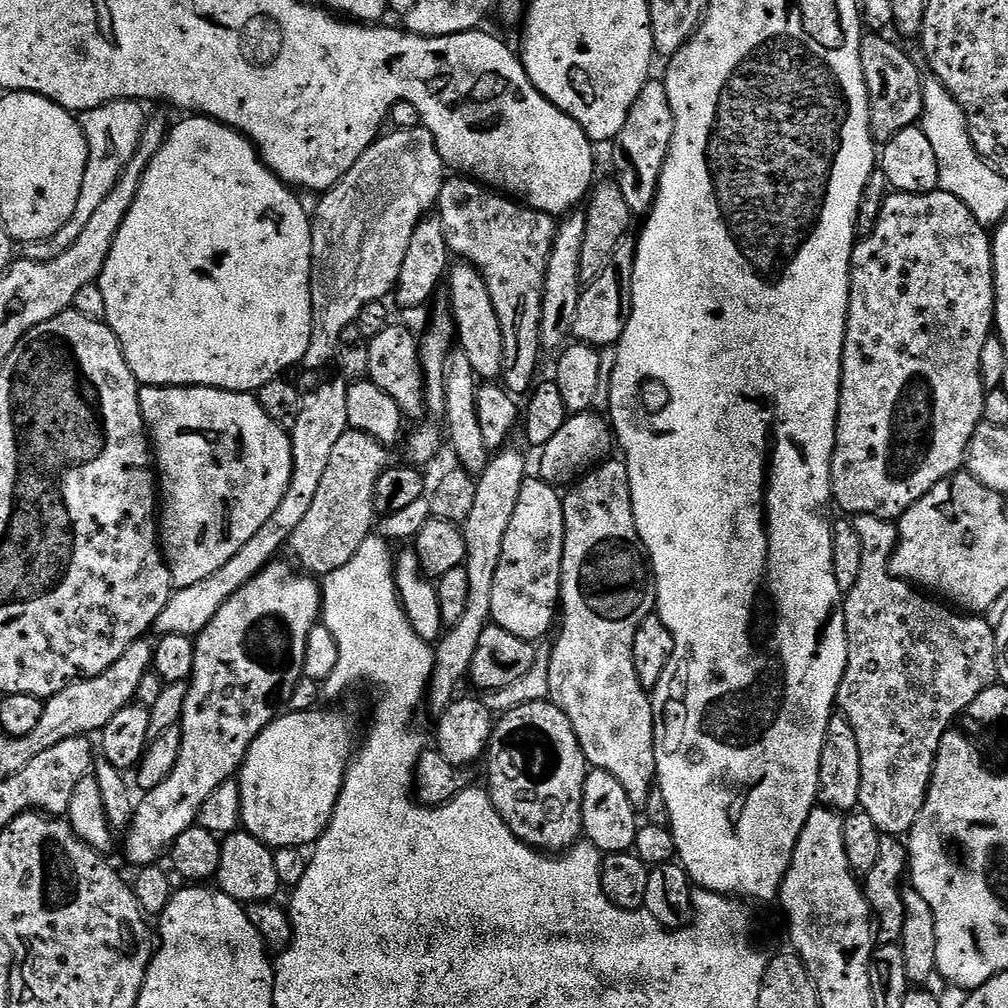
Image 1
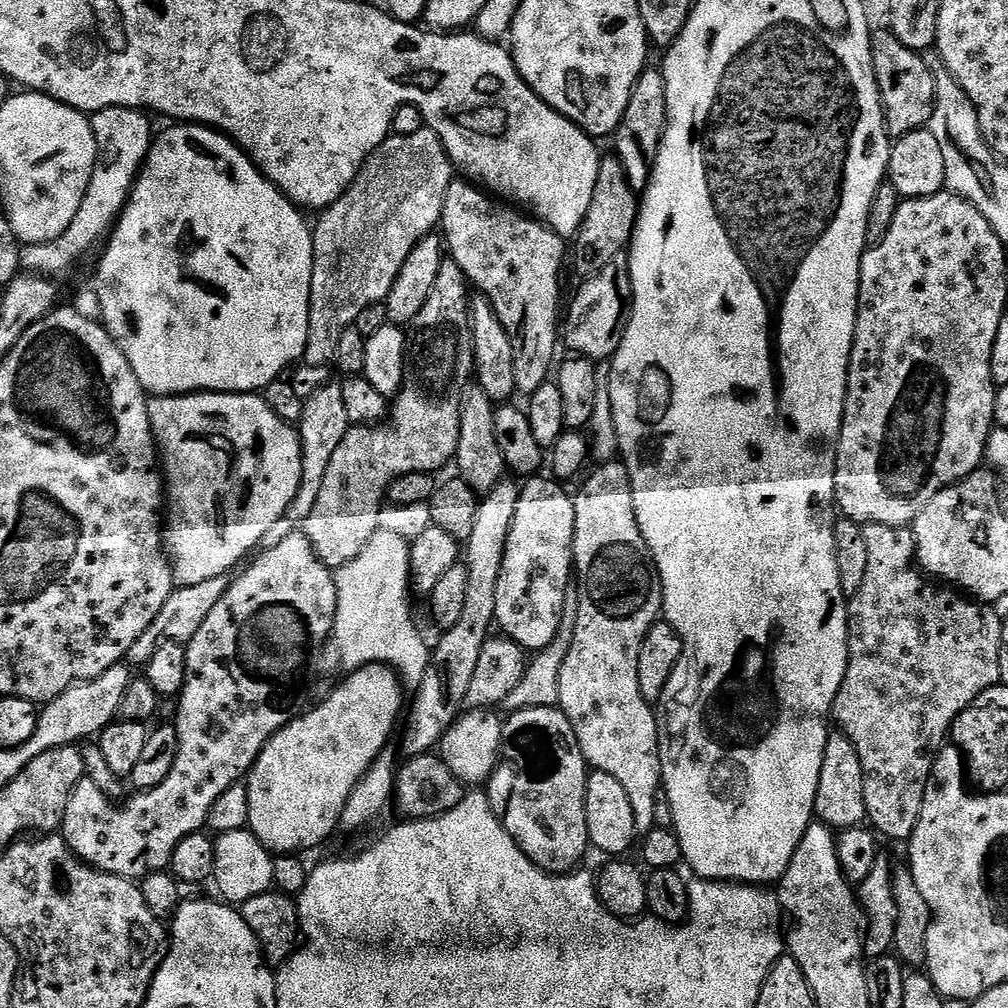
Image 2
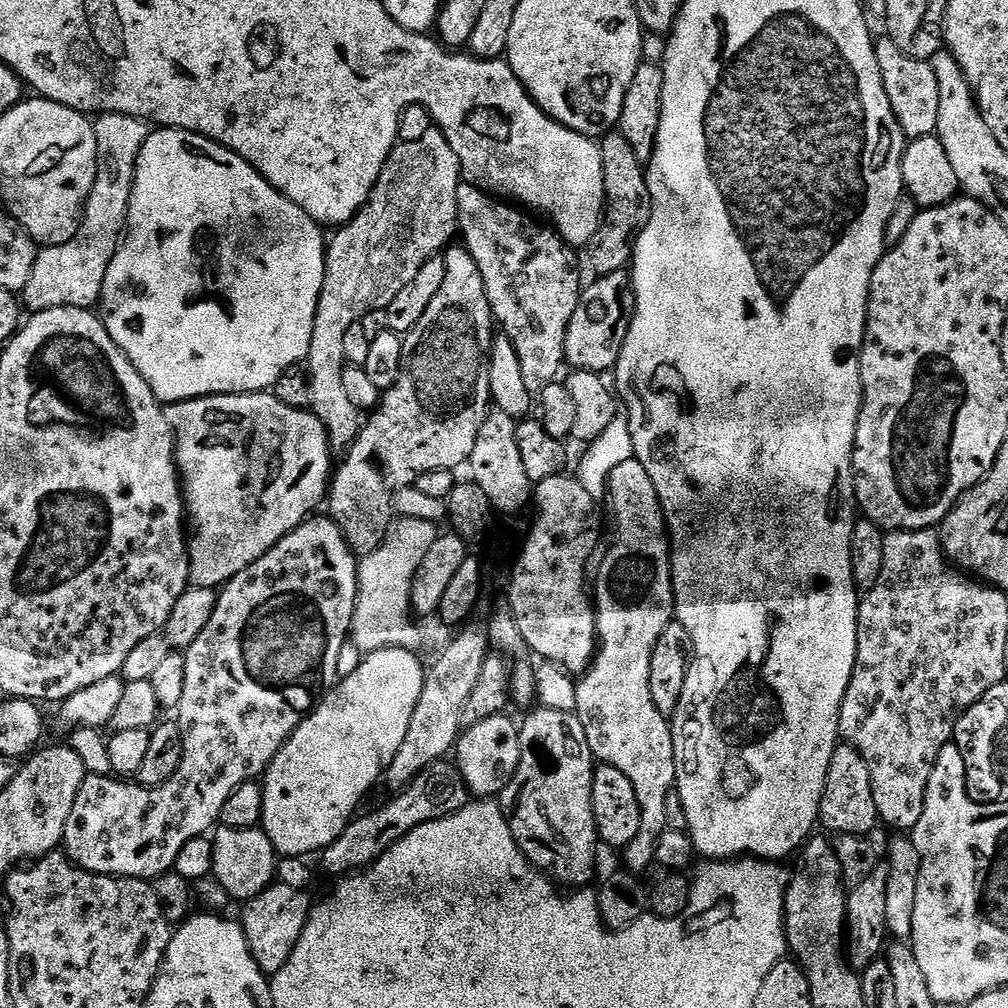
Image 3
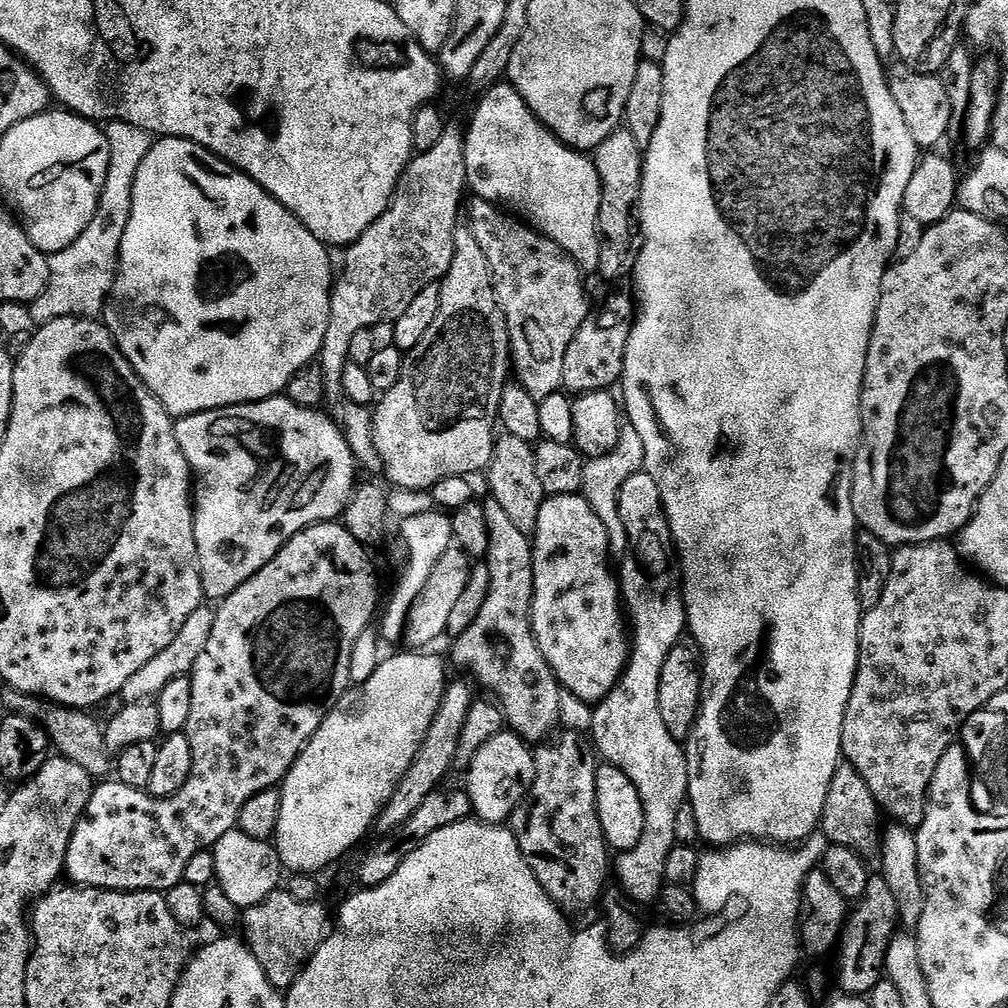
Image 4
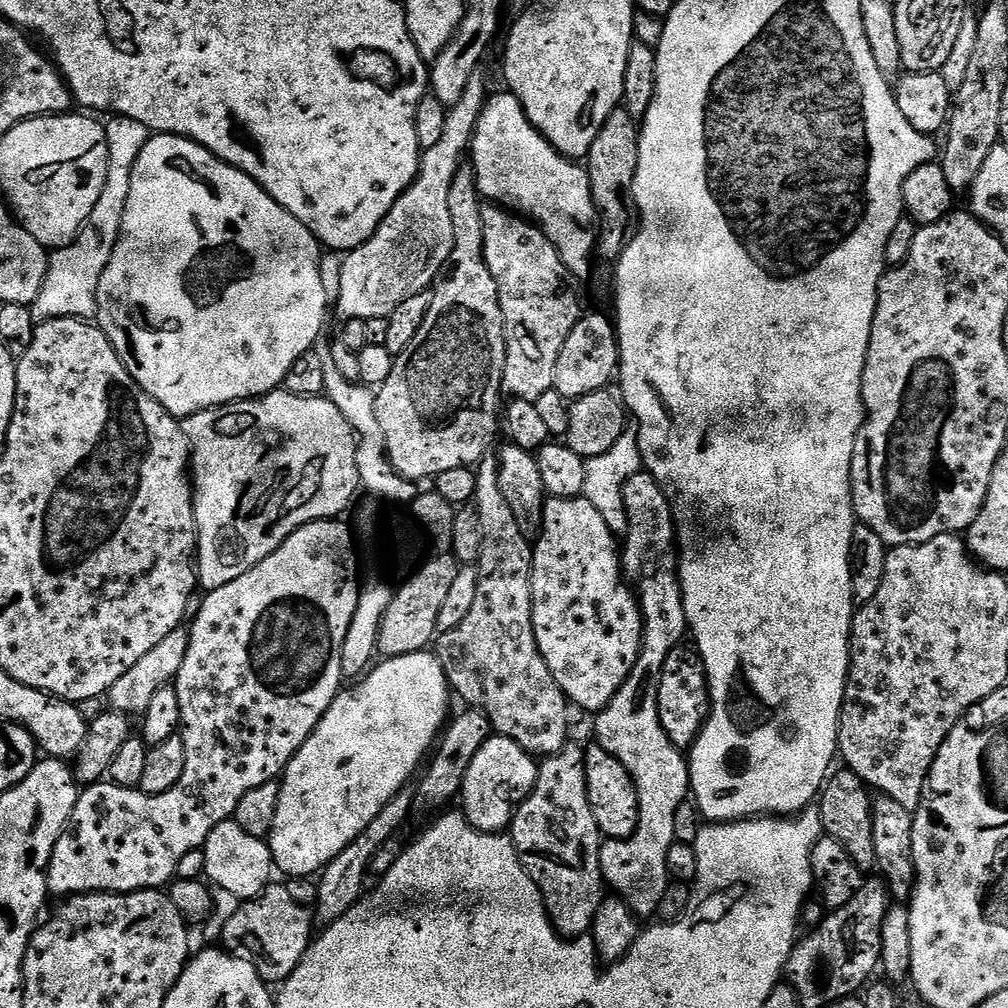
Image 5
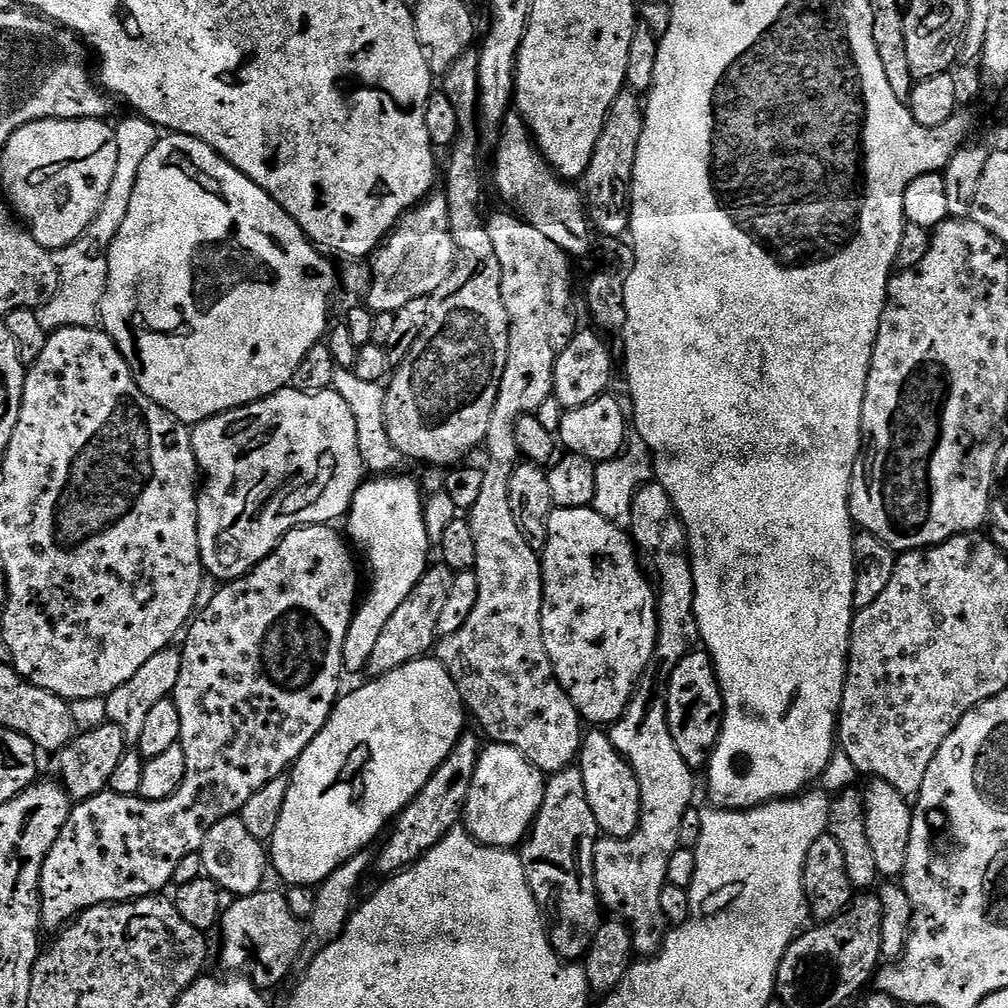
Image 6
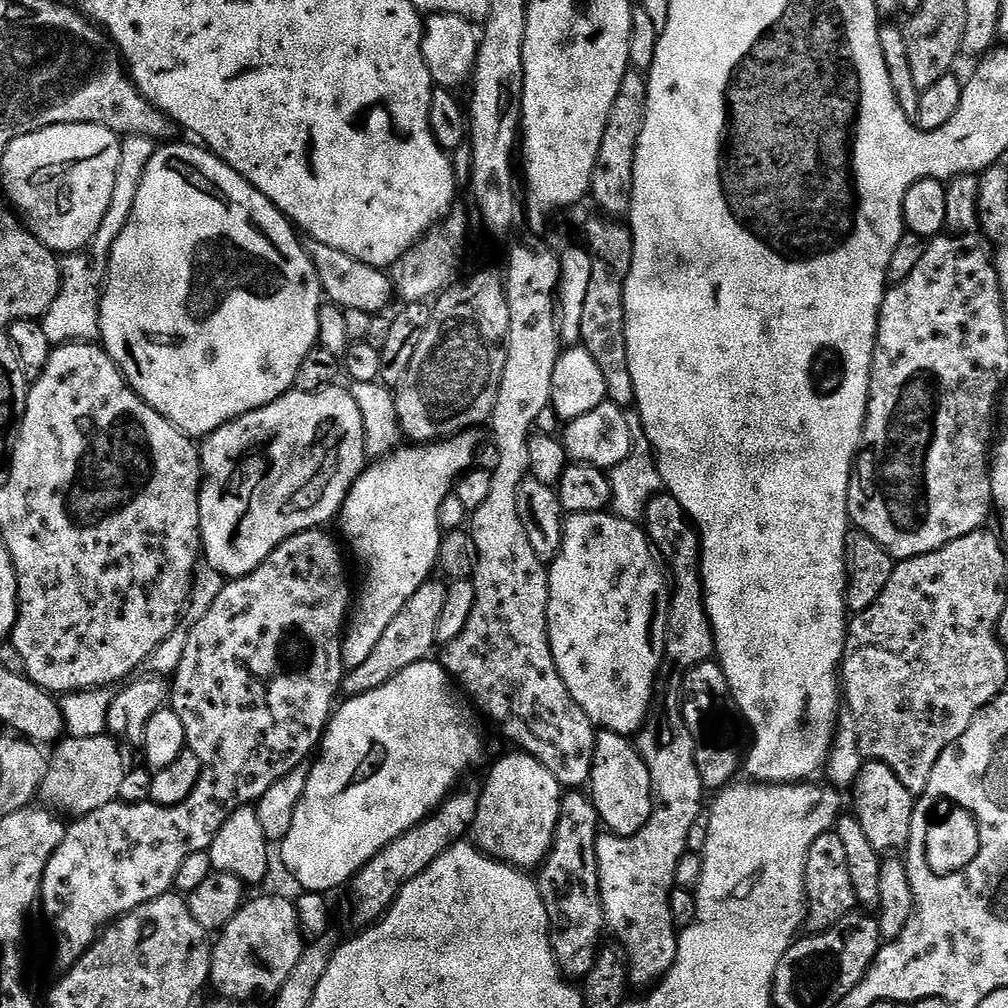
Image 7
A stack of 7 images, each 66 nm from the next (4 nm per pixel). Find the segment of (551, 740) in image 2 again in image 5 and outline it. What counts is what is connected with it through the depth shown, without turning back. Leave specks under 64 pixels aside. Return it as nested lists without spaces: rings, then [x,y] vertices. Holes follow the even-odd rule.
[[[569,742],[561,752],[543,757],[536,785],[518,805],[510,825],[510,839],[520,856],[520,865],[538,886],[548,907],[548,919],[565,938],[591,933],[598,906],[606,895],[600,869],[602,833],[588,801],[584,754],[583,747]]]

